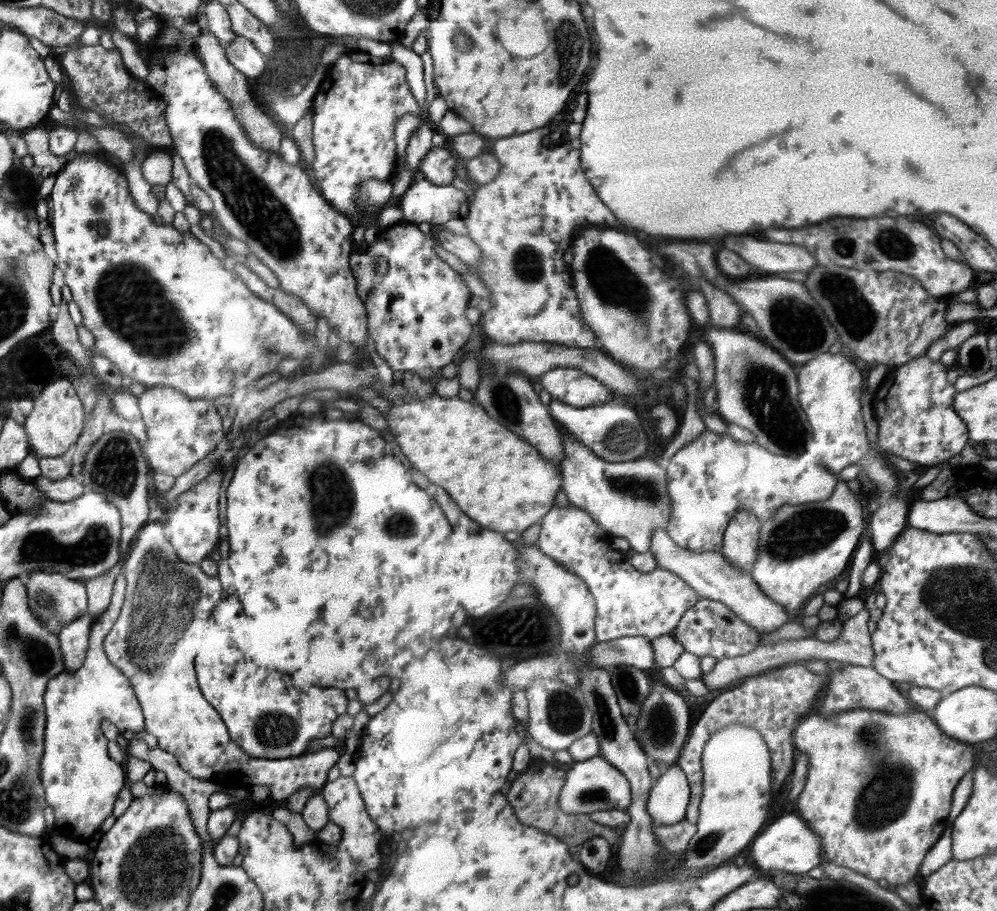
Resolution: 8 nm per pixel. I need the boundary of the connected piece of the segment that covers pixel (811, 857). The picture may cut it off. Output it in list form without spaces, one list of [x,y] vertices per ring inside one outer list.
[[[786,814],[778,820],[773,818],[751,843],[748,859],[762,872],[770,874],[778,870],[783,872],[813,872],[817,870],[820,861],[825,858],[822,849],[822,839],[816,834],[798,814]]]

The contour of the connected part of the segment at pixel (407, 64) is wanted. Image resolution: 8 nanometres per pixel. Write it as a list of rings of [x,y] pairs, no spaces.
[[[399,39],[391,41],[389,45],[391,46],[392,58],[405,68],[405,77],[414,99],[420,107],[425,108],[427,106],[427,96],[426,86],[424,85],[424,67],[420,55],[412,49],[406,48]]]

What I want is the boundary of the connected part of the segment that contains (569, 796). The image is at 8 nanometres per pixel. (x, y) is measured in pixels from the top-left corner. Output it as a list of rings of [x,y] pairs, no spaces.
[[[602,756],[592,757],[582,762],[574,762],[566,767],[566,782],[560,792],[559,806],[568,815],[590,815],[595,811],[630,809],[630,786],[622,773]]]

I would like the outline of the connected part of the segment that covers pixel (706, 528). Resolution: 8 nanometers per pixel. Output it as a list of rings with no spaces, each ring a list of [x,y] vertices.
[[[704,430],[698,438],[684,446],[665,464],[667,487],[671,496],[671,515],[666,530],[670,538],[682,548],[695,553],[718,552],[723,547],[723,534],[727,524],[739,510],[748,509],[762,522],[771,519],[782,505],[806,504],[828,500],[837,479],[824,465],[792,459],[768,452],[758,444],[742,444],[728,434]]]

